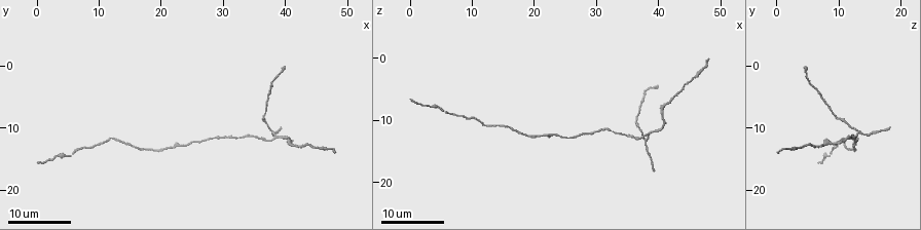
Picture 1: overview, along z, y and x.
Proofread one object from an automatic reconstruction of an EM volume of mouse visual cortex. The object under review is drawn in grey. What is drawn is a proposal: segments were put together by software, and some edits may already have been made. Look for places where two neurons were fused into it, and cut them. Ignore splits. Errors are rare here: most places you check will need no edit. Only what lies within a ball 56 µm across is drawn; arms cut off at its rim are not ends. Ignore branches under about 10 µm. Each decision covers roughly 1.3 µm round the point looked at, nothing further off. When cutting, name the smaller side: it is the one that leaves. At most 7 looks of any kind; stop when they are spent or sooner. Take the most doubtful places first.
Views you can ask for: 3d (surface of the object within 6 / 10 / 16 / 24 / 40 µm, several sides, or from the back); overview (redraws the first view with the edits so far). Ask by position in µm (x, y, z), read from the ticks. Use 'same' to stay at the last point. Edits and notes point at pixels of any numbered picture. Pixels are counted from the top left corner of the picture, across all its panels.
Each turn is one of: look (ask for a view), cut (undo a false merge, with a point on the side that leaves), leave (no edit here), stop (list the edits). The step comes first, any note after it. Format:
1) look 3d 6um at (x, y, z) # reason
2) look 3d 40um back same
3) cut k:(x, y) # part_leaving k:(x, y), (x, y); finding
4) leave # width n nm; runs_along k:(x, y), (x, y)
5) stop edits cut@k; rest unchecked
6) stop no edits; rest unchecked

look 3d 24um at (38.0, 11.5, 12.5) # three arms meet

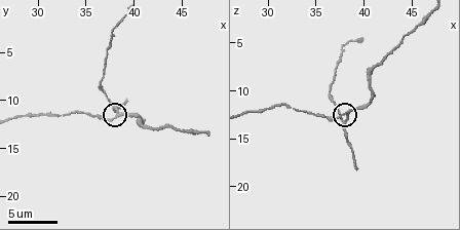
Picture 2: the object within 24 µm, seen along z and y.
look 3d 10um at (38.2, 11.6, 12.4)

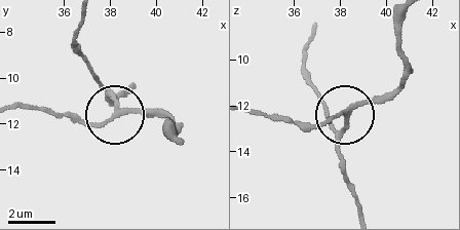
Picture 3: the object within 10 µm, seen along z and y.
leave # width 190 nm; runs_along 3:(16, 110), (110, 119), (116, 110), (112, 98), (94, 76); continuous, no second neuron

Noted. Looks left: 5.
look 3d 10um at (32.8, 11.4, 11.8) # narrows sharply

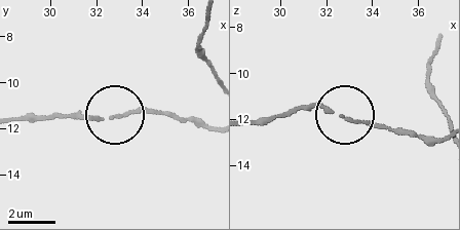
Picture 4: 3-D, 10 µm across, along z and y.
leave # runs_along 4:(246, 123), (323, 105), (365, 123), (404, 128); all the same neuron

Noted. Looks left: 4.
look 3d 24um at (12.5, 12.0, 11.0) # calibre changes

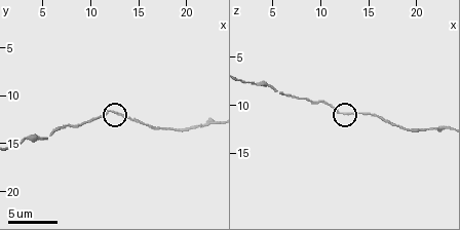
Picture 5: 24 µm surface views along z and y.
look 3d 6um at (12.6, 12.0, 10.8) # zoom in

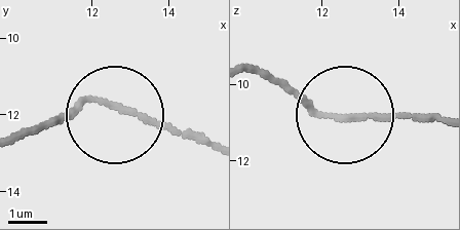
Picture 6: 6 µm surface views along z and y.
leave # continuous, no second neuron

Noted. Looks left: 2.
stop no edits; rest unchecked

